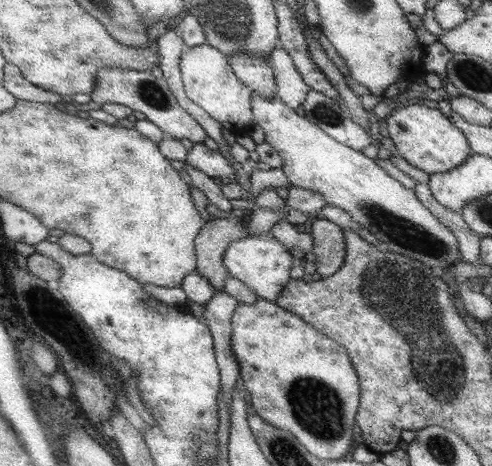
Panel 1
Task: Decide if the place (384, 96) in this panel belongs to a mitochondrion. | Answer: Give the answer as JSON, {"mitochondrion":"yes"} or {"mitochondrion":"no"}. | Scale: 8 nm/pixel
{"mitochondrion":"no"}

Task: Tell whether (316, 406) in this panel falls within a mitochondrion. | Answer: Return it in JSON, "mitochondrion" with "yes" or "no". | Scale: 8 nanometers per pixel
{"mitochondrion":"yes"}

